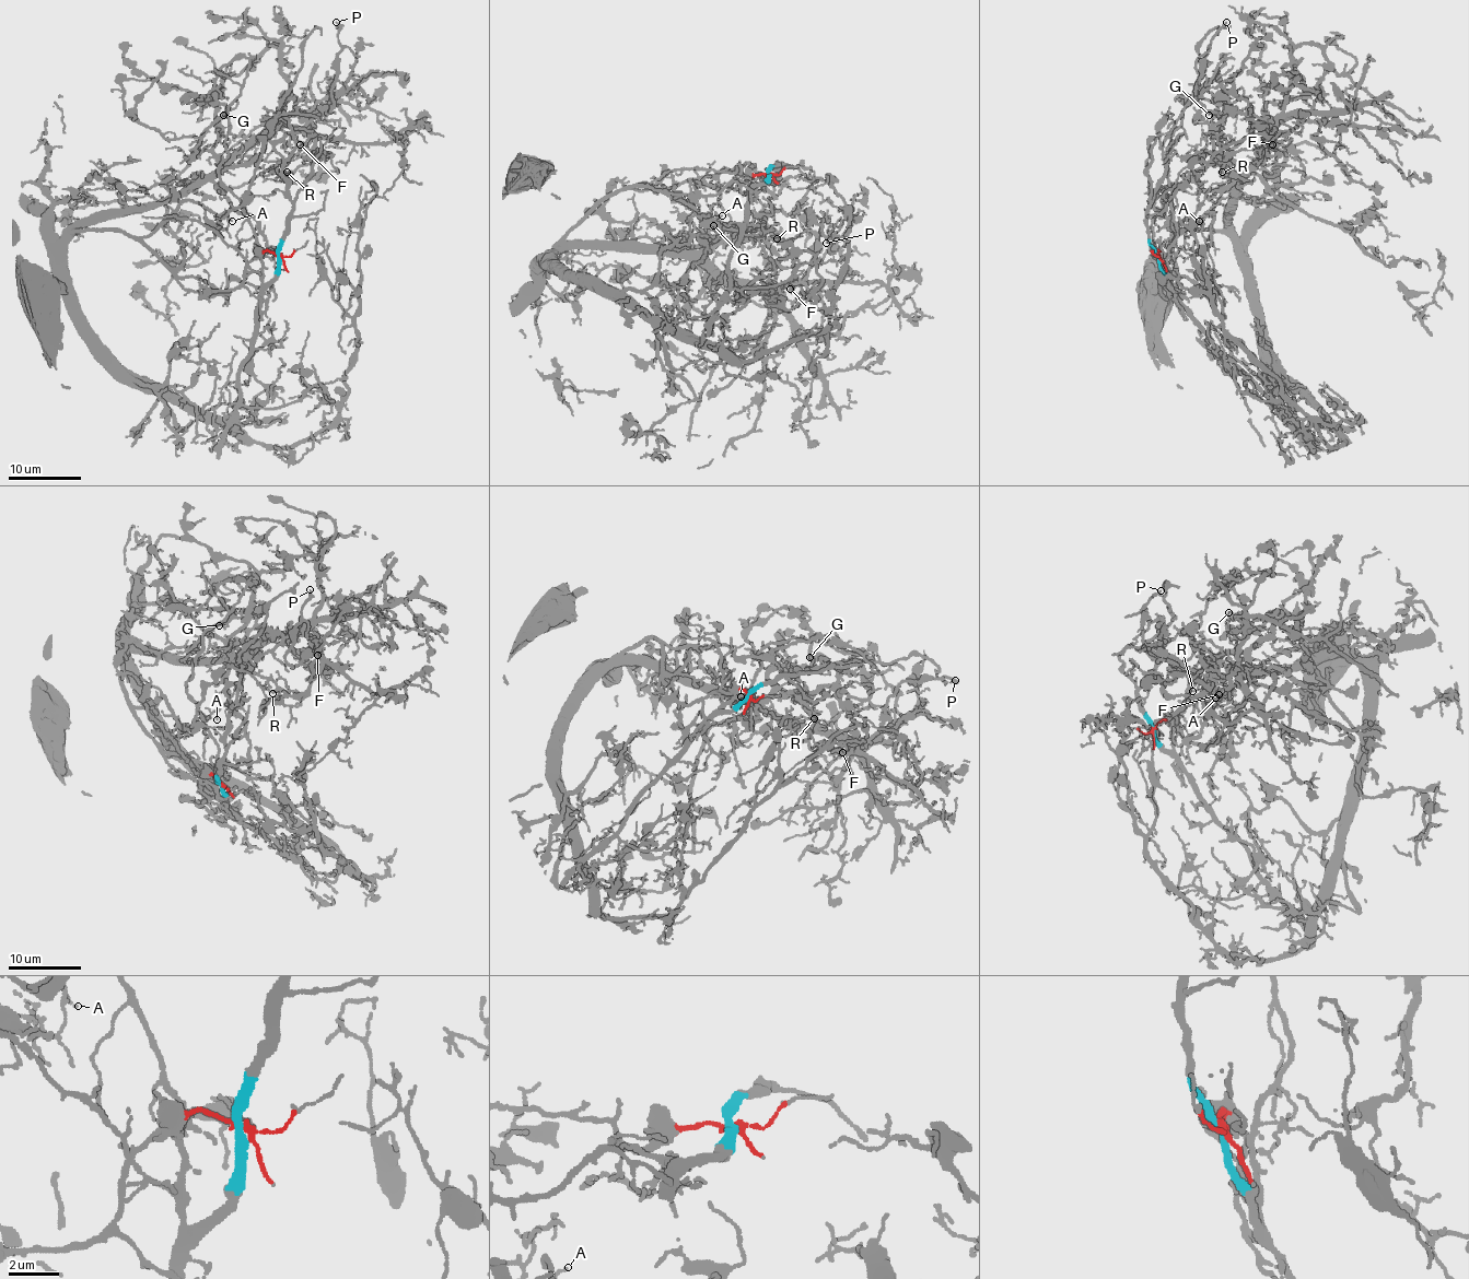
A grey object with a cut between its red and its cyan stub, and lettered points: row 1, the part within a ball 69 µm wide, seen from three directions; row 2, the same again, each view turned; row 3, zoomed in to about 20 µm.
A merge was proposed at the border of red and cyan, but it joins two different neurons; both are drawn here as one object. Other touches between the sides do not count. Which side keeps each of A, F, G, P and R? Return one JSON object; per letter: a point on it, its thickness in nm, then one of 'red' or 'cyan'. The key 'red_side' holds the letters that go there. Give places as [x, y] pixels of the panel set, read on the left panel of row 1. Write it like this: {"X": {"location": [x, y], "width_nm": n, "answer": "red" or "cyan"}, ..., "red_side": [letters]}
{"A": {"location": [232, 221], "width_nm": 70, "answer": "red"}, "F": {"location": [300, 144], "width_nm": 120, "answer": "red"}, "G": {"location": [223, 115], "width_nm": 100, "answer": "red"}, "P": {"location": [336, 22], "width_nm": 160, "answer": "red"}, "R": {"location": [287, 172], "width_nm": 80, "answer": "red"}, "red_side": ["A", "F", "G", "P", "R"]}

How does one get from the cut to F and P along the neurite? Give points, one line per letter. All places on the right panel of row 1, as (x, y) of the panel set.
F: (1158, 256), (1162, 280), (1178, 291), (1169, 242), (1180, 231), (1224, 231), (1269, 129), (1266, 149), (1272, 144)
P: (1158, 256), (1178, 291), (1169, 242), (1224, 231), (1271, 133), (1197, 98), (1225, 22)

